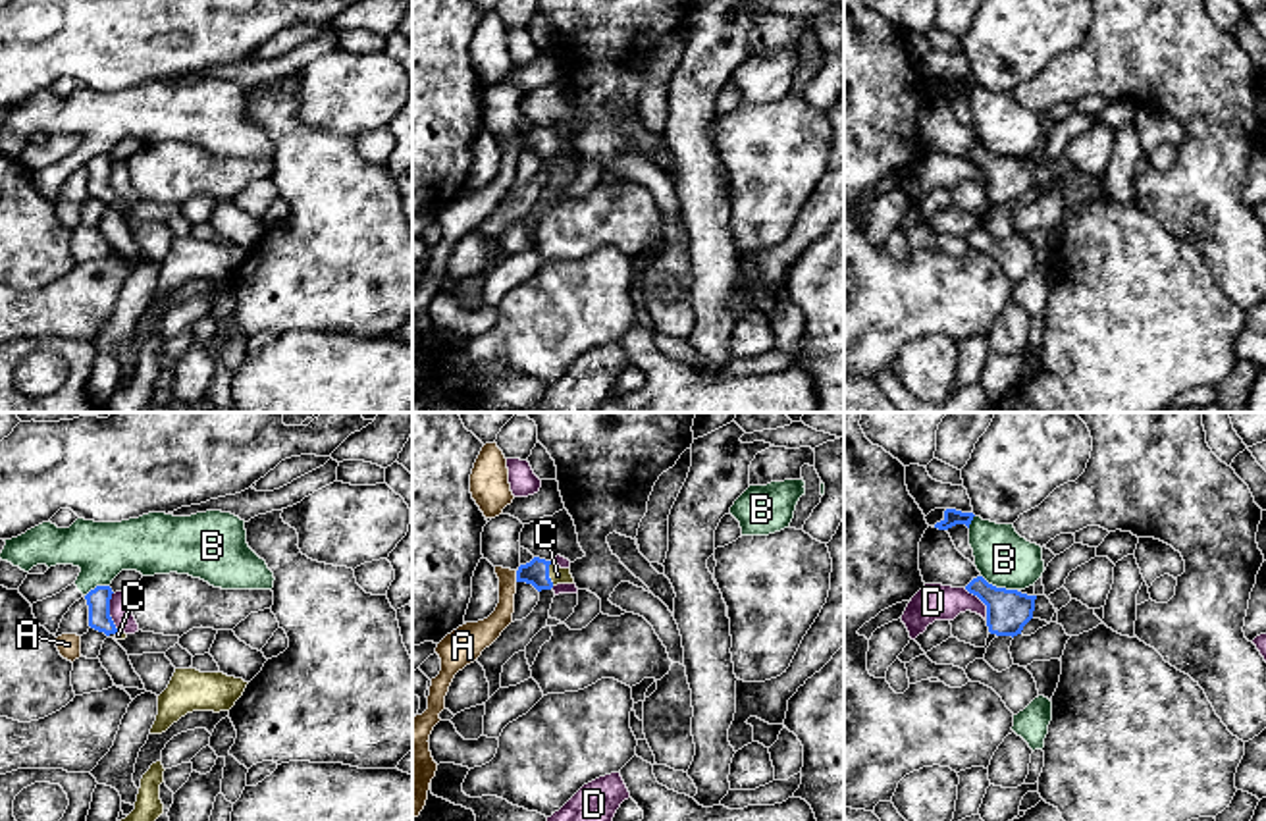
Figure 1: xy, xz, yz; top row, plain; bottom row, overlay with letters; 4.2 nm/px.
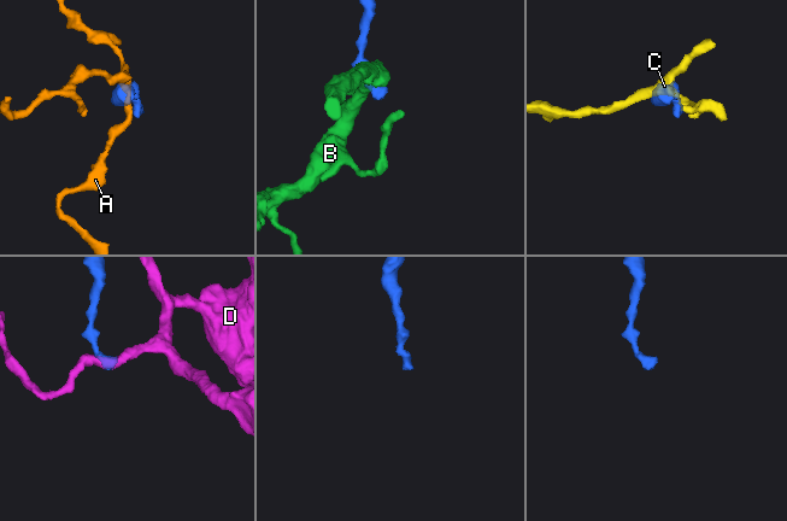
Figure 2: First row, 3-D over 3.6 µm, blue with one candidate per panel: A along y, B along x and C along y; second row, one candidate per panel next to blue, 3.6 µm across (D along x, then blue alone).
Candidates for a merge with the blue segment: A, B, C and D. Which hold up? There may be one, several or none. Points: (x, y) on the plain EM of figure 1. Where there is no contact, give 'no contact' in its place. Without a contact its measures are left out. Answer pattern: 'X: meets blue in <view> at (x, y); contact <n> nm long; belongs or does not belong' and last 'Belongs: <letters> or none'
A: meets blue in xz at (517, 145); contact 50 nm long; does not belong
B: meets blue in yz at (999, 157); contact 170 nm long; does not belong
C: meets blue in xz at (548, 143); contact 100 nm long; belongs
D: meets blue in xy at (108, 180); contact 170 nm long; does not belong
Belongs: C

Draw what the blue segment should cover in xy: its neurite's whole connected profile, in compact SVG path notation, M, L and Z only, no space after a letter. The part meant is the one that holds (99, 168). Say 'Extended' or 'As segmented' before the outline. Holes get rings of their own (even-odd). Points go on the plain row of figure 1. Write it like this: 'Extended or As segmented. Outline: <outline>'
As segmented. Outline: M96 154L85 164L89 173L89 195L106 204L119 200L110 185L112 162L110 154Z

